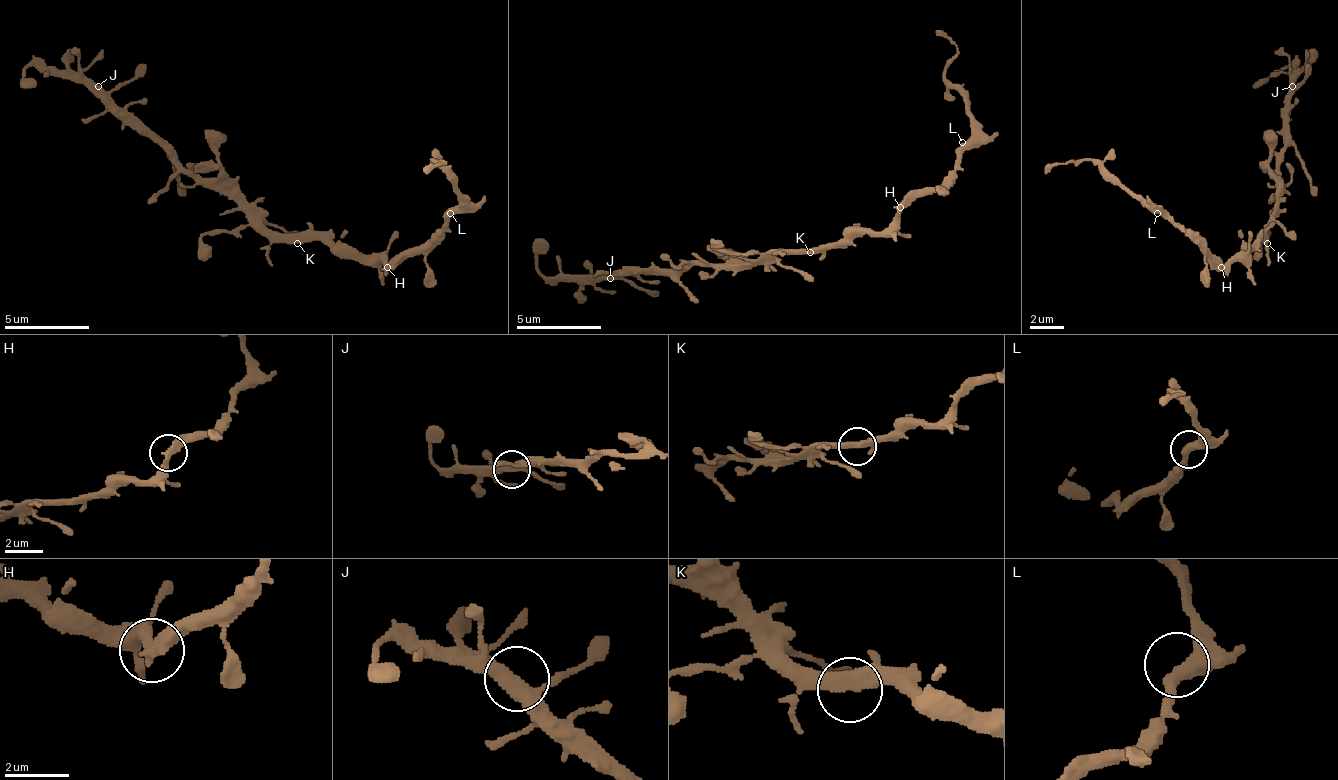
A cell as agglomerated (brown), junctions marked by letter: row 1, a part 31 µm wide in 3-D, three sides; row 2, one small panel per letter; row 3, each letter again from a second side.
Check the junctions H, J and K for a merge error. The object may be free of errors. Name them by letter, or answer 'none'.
none

